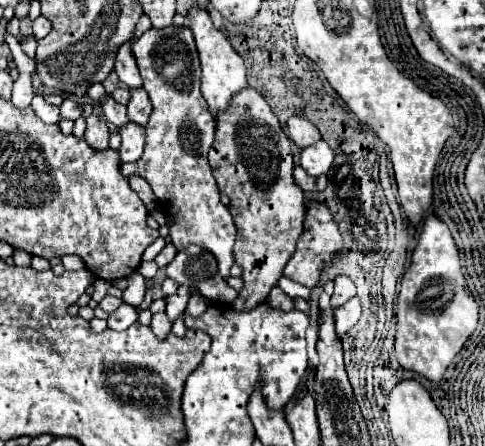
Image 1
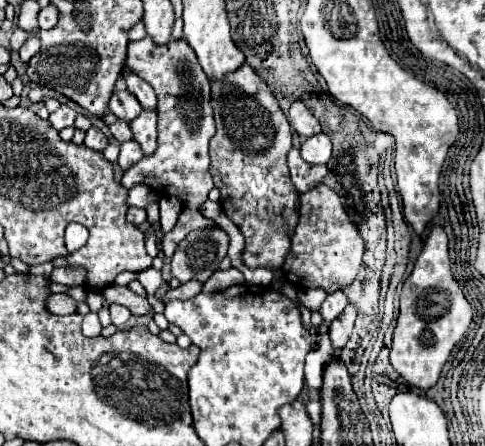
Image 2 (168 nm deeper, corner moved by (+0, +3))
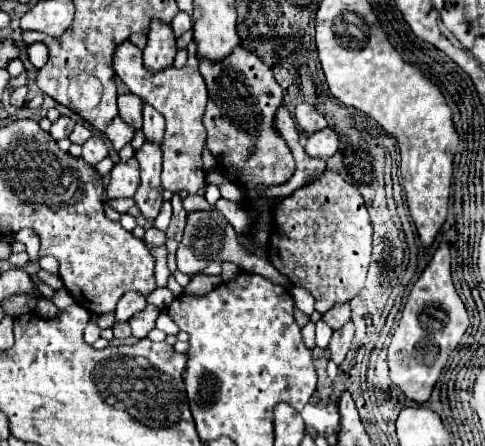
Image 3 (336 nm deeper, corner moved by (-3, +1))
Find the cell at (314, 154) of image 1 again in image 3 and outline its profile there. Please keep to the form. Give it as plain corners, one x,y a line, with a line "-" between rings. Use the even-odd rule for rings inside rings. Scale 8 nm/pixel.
326,127
326,129
316,131
316,133
306,137
306,147
304,149
306,149
306,153
310,157
328,161
338,149
338,137
336,137
336,133
330,127

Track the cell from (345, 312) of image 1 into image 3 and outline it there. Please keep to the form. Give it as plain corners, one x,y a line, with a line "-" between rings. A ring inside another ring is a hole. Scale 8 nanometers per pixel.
348,321
344,325
344,329
336,329
332,333
332,339
330,339
330,357
340,365
342,361
345,361
345,358
350,350
350,343
352,343
352,337
354,337
354,323

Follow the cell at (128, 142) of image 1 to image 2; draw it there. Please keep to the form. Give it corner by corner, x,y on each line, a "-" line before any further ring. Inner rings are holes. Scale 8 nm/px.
131,139
131,141
121,143
121,153
119,153
117,163
119,163
121,171
125,173
125,171
127,171
129,167
133,167
141,157
143,157
143,155
141,155
141,147
137,147
137,143
133,143
133,139

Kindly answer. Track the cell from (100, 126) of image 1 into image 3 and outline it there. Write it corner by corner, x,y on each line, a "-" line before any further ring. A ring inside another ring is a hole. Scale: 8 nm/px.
90,137
84,145
82,145
82,157
84,161
88,161
90,165
96,165
100,163
108,155
108,149
106,149
106,143
100,139
100,137

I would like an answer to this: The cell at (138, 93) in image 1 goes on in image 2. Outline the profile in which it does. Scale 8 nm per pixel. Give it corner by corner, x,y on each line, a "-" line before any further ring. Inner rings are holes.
143,111
133,123
131,123
133,139
141,145
145,155
153,155
157,149
157,113
155,111

